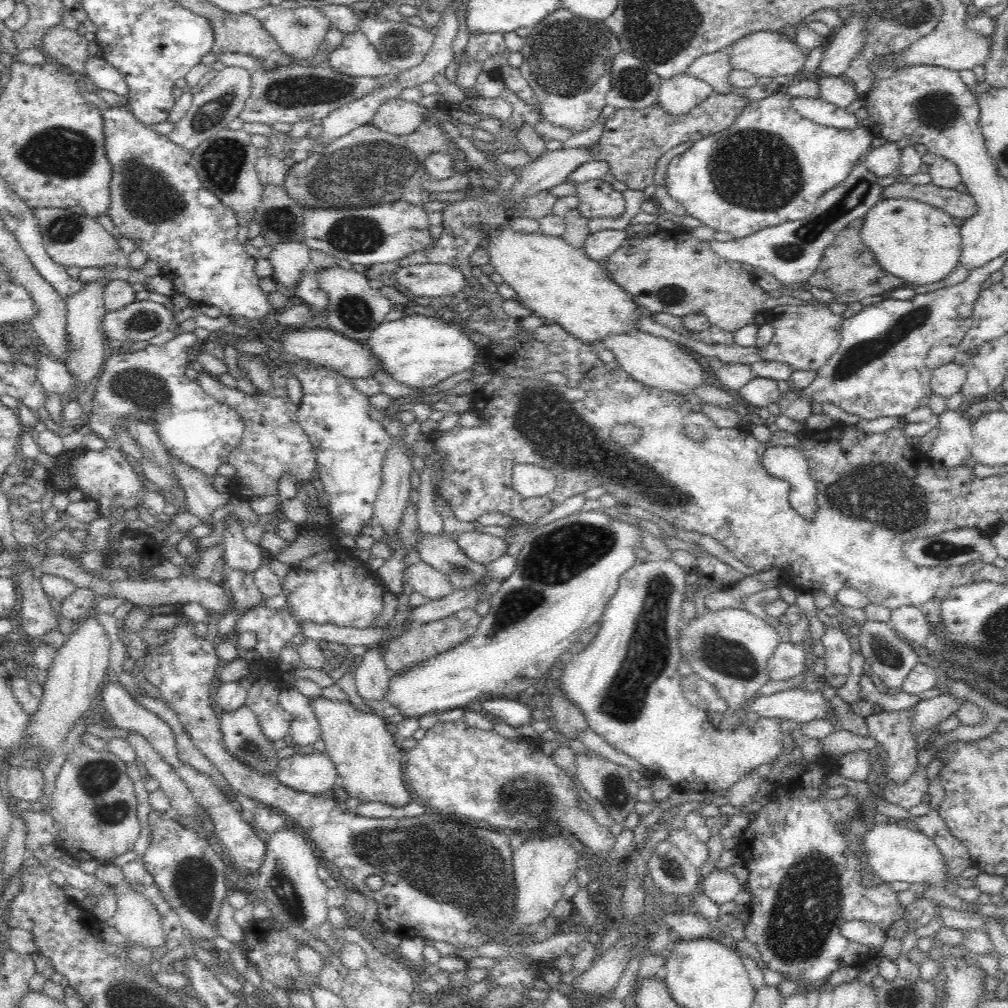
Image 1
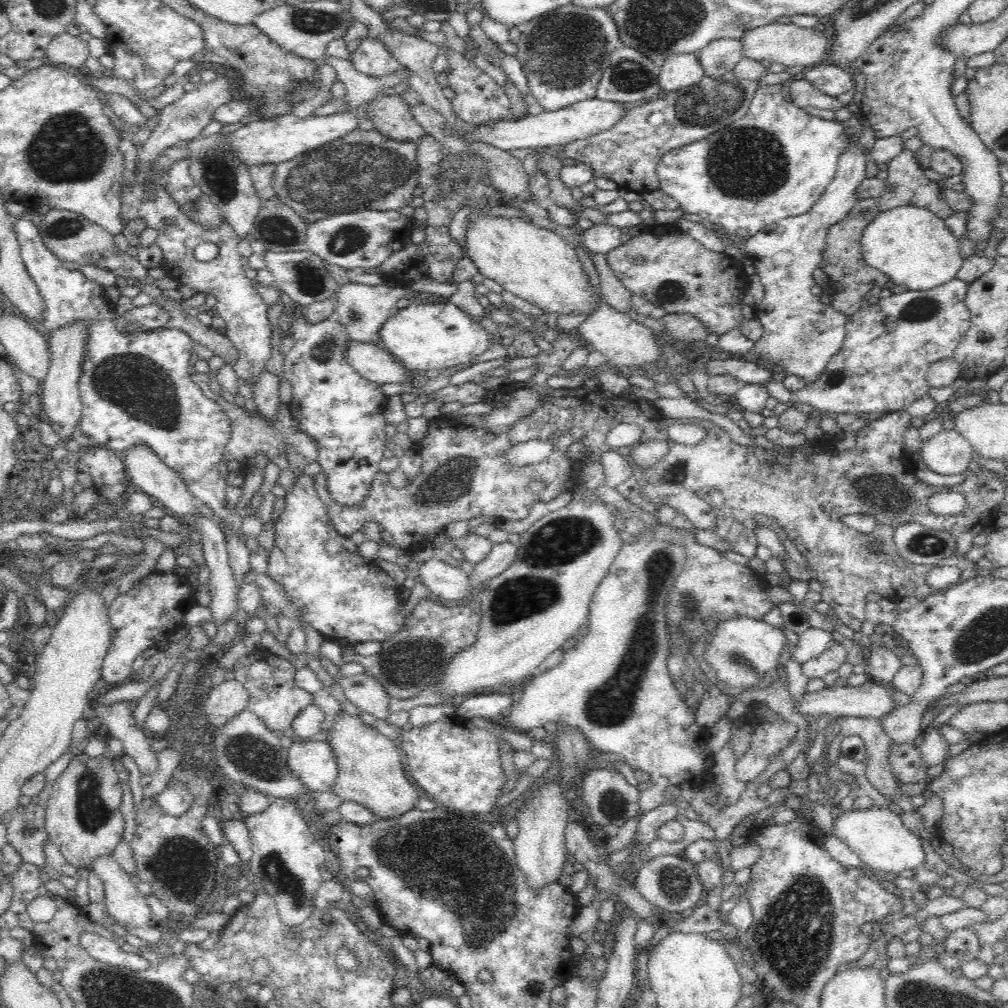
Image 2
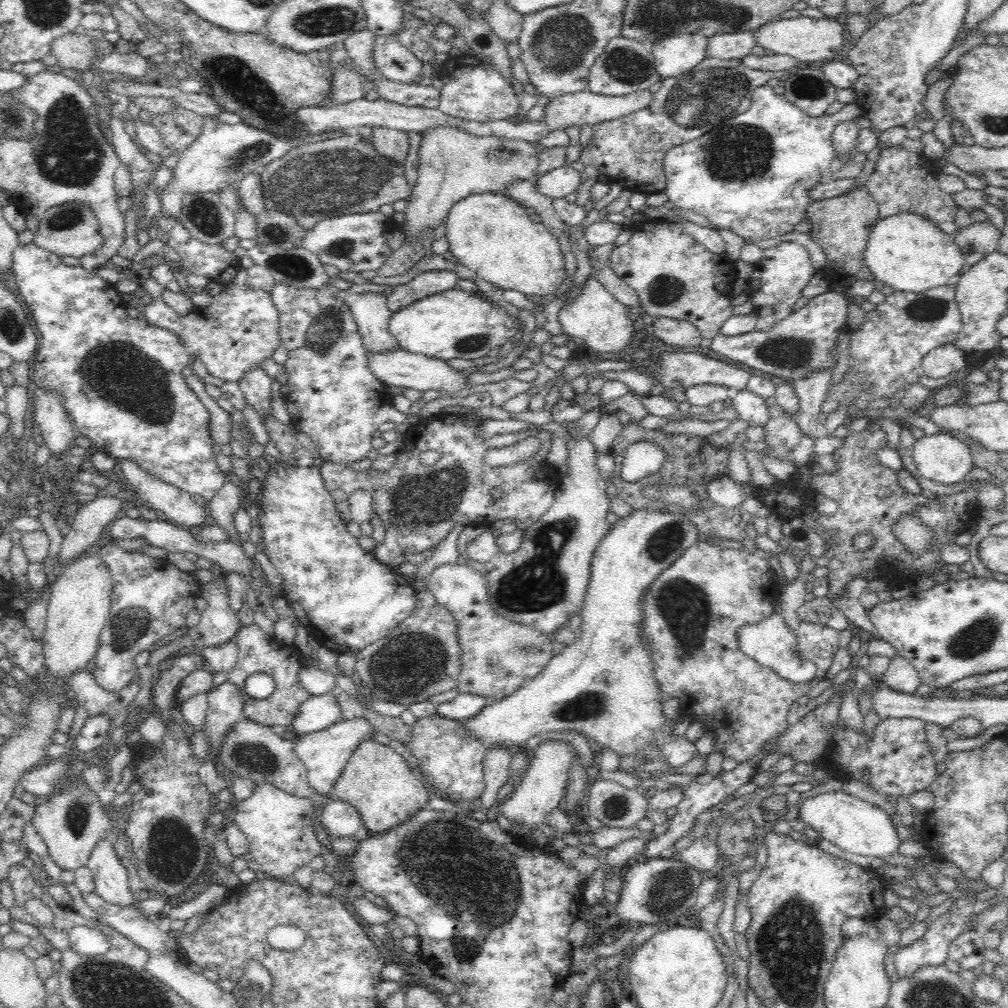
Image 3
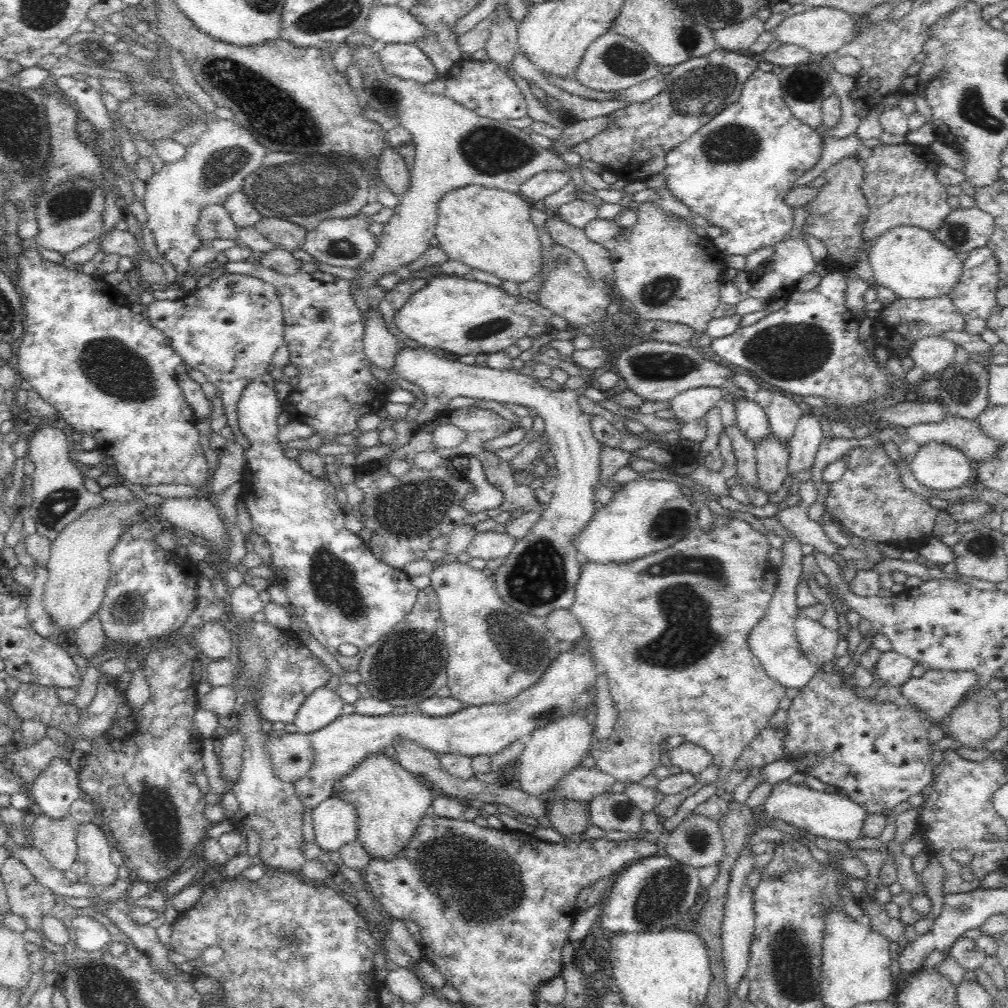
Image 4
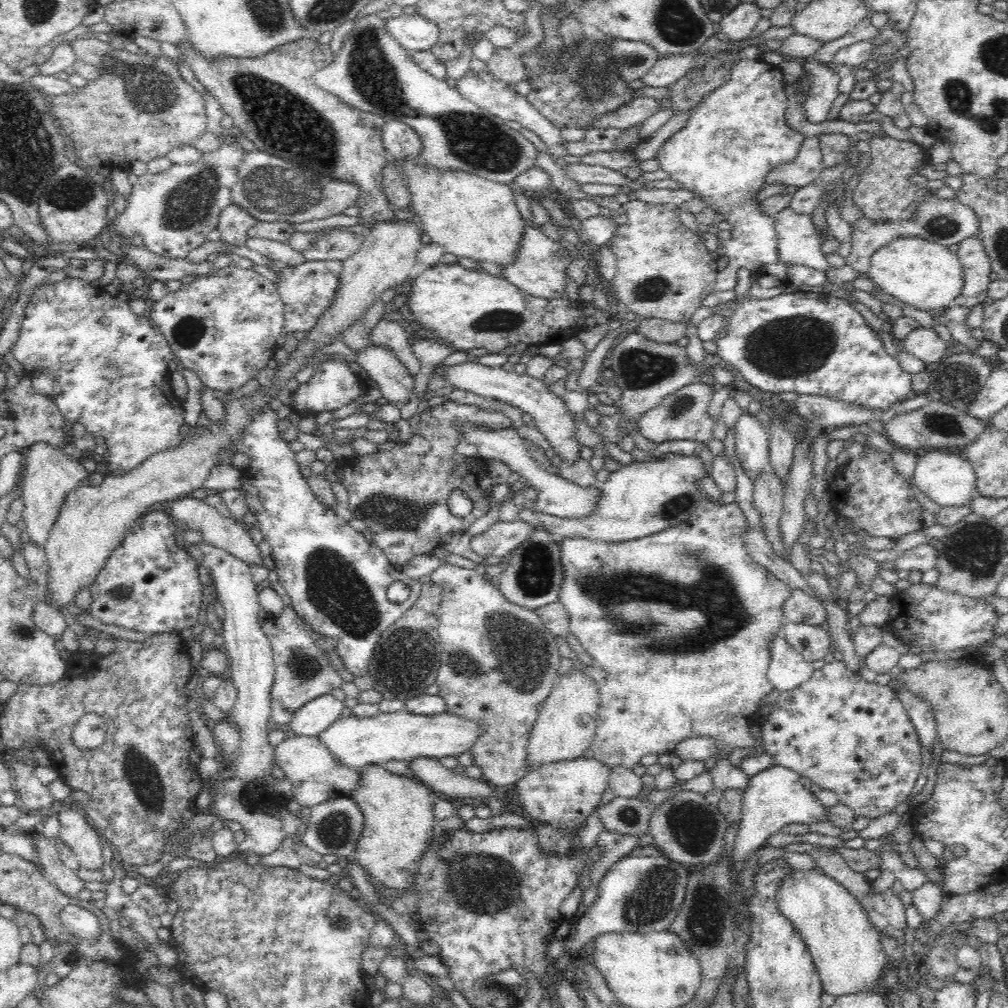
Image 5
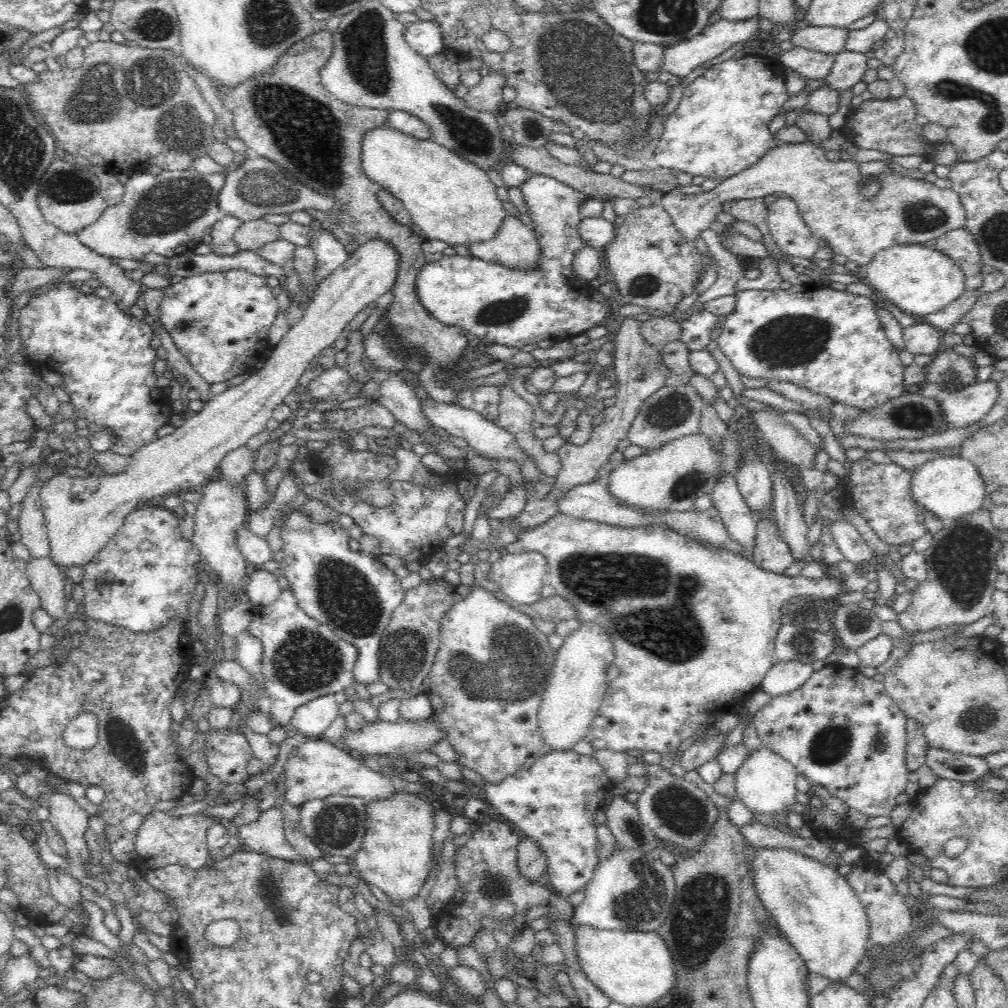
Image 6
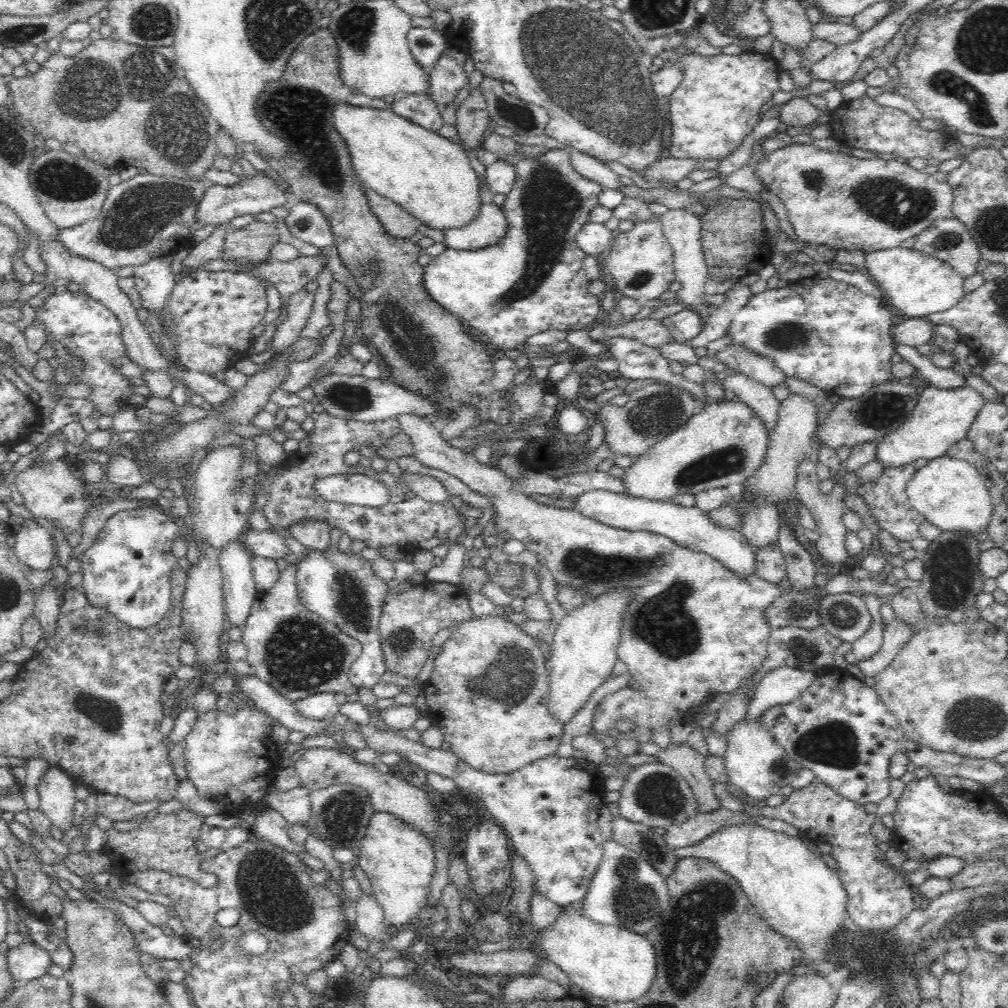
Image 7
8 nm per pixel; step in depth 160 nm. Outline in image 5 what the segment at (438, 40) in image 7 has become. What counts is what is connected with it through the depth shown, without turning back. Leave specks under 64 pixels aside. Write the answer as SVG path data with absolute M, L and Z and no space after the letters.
M402 13L400 16L387 18L384 20L384 27L388 35L392 35L407 52L430 50L439 36L436 23L416 13L414 15Z

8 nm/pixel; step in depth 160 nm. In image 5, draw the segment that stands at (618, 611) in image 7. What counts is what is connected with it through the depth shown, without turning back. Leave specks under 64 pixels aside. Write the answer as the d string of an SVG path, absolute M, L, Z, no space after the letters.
M580 668L558 680L548 698L541 703L540 714L530 733L526 748L528 771L537 771L555 762L582 758L595 736L598 704L598 686Z

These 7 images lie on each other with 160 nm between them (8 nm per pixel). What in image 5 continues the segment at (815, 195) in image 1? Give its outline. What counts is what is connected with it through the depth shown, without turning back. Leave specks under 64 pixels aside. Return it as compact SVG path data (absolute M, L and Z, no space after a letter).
M744 58L741 61L736 63L736 66L732 69L731 78L724 86L721 86L719 89L716 89L714 92L711 92L709 95L705 96L703 103L698 105L690 116L688 123L682 130L680 130L677 134L674 134L670 140L668 140L661 149L658 151L658 154L655 156L656 161L660 163L660 169L666 172L668 178L680 185L680 189L684 191L689 191L694 195L695 200L702 200L705 205L705 209L708 209L710 215L722 215L722 218L728 222L731 226L729 237L726 240L721 240L717 247L718 255L720 259L723 261L722 267L718 274L718 280L713 284L714 290L734 290L736 285L738 284L738 270L739 269L749 269L751 272L754 272L761 266L766 267L767 265L776 263L778 261L777 256L777 240L778 233L775 229L775 218L774 215L768 215L768 213L764 213L760 206L762 206L761 202L757 198L759 192L761 192L768 185L768 178L770 178L770 174L776 170L776 168L780 168L780 166L784 166L784 164L790 164L790 162L796 162L796 158L798 158L798 154L800 154L800 150L802 150L802 146L804 146L804 142L808 139L808 136L802 135L802 133L798 132L798 129L792 127L792 125L788 125L785 118L785 112L787 109L788 99L786 99L786 93L784 92L784 79L782 76L782 71L780 71L778 65L772 65L766 63L764 60L751 61L750 59Z

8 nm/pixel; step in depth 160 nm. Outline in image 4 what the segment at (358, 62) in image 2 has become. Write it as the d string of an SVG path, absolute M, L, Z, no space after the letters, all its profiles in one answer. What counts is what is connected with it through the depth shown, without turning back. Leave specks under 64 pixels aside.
M381 44L378 46L381 68L390 76L418 84L433 81L437 74L432 61L414 44Z

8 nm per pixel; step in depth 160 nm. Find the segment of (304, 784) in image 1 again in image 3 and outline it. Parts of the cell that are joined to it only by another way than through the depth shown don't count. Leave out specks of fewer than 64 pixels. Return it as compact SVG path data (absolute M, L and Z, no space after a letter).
M342 718L324 730L294 737L295 756L306 767L310 786L324 796L331 796L331 791L344 768L344 764L346 764L346 760L361 744L362 740L372 737L372 734L374 734L372 729L372 723L366 718L353 720Z

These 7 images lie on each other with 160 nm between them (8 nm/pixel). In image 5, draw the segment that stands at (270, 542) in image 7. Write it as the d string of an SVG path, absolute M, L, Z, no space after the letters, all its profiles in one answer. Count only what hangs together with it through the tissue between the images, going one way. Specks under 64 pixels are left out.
M196 494L176 499L167 513L174 522L182 522L190 530L200 532L202 541L208 543L208 545L222 549L222 551L230 553L234 558L250 565L260 562L259 548L252 542L247 528L241 522L221 515L214 507L208 505L200 495Z

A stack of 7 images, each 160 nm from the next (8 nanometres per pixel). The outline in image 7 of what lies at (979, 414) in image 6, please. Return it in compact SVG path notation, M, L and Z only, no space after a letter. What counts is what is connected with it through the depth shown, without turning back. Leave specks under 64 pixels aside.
M930 385L922 389L919 395L920 402L908 420L880 440L875 459L886 467L914 464L918 459L929 461L946 455L948 448L967 438L969 428L988 401L980 392L968 386L939 389Z

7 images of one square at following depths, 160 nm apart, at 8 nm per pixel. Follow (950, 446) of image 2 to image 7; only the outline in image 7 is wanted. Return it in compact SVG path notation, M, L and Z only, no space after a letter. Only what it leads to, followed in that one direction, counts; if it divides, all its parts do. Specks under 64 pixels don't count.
M947 454L929 460L919 468L908 481L906 492L912 508L941 530L983 531L995 503L976 467Z

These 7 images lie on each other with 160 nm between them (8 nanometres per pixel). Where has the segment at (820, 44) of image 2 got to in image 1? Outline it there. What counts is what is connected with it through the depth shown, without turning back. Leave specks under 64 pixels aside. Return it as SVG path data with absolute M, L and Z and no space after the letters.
M753 32L743 39L737 40L726 48L730 59L730 70L740 70L752 73L757 78L776 78L777 76L792 76L796 74L806 59L808 49L803 49L796 41L792 42L776 32Z

